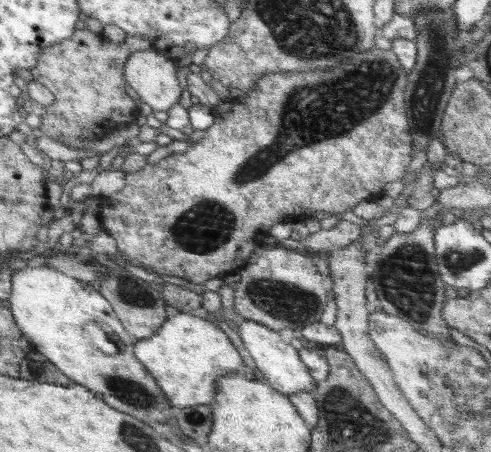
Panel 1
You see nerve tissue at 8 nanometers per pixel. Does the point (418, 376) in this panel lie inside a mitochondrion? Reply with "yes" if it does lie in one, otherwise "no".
no

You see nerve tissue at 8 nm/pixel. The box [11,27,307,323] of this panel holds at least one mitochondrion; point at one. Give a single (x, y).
(195, 230)

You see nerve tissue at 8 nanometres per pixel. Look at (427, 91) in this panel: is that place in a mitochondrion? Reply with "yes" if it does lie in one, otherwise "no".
yes

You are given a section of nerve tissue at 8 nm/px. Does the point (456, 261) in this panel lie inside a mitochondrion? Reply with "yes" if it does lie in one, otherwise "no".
yes

